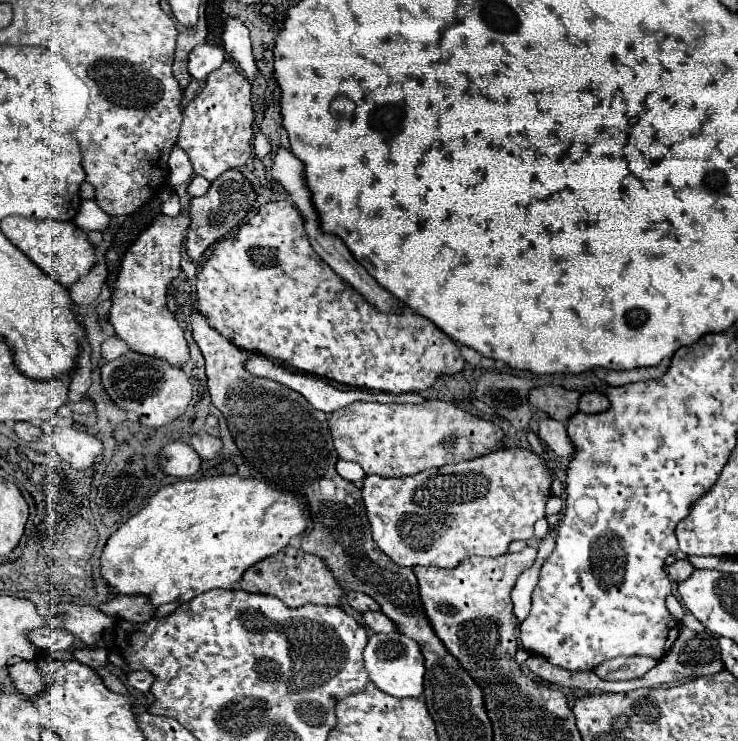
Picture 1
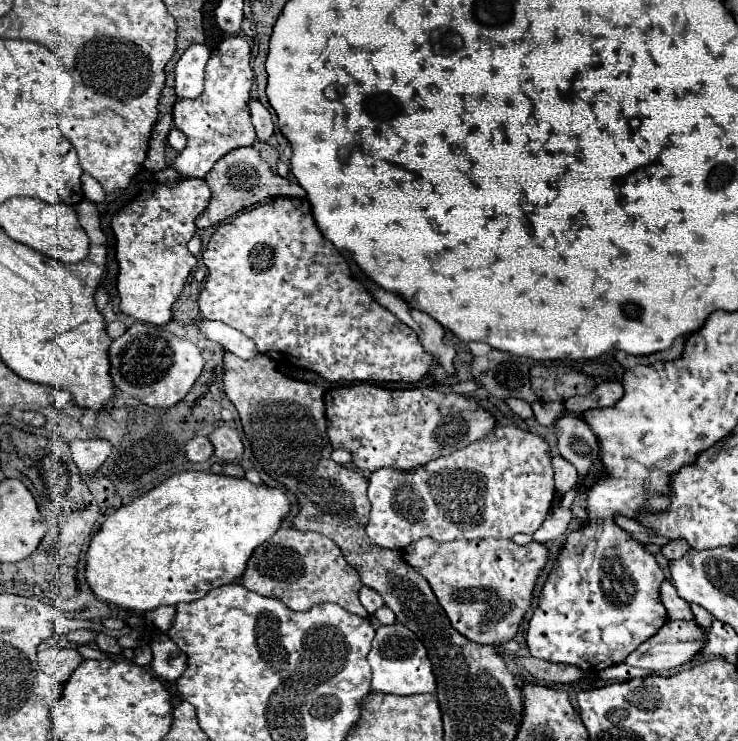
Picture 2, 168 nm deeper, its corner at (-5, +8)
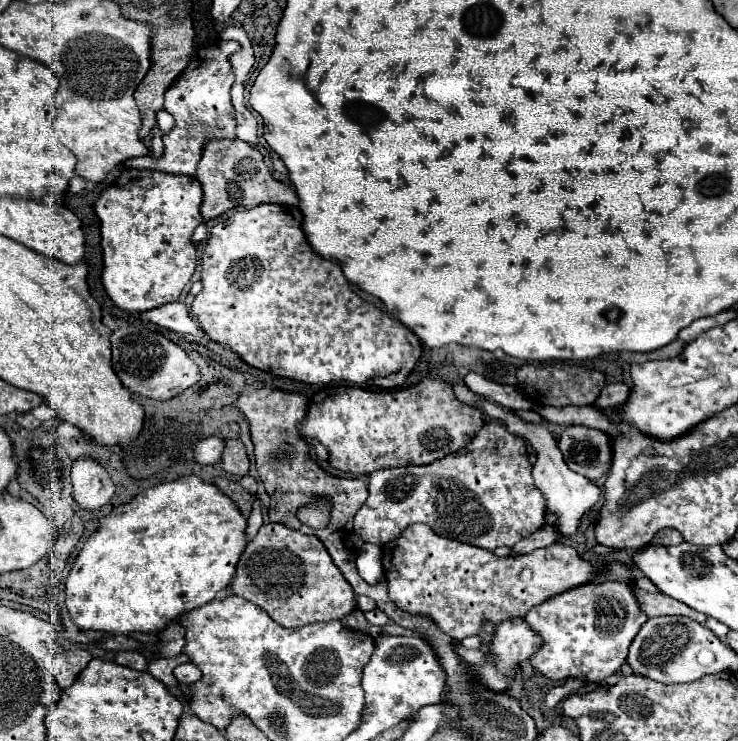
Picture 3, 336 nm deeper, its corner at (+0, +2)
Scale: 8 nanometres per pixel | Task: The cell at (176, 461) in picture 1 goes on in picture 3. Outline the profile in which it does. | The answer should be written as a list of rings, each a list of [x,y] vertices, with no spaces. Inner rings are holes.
[[[208,437],[196,445],[194,459],[202,465],[218,463],[222,459],[222,451],[224,451],[224,439],[222,437]]]

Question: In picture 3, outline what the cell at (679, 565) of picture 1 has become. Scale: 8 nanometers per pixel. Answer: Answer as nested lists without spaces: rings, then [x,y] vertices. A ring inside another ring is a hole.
[[[666,529],[666,531],[660,531],[658,535],[654,535],[654,539],[652,539],[652,543],[654,545],[664,545],[664,547],[670,547],[670,545],[680,545],[684,539],[682,539],[682,535],[678,533],[678,531],[674,531],[674,529]]]

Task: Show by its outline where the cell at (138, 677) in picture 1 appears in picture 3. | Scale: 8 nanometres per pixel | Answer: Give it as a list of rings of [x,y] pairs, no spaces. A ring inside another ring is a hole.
[[[186,663],[174,669],[174,677],[182,683],[182,685],[192,685],[196,681],[202,679],[202,671],[194,665],[194,663]]]

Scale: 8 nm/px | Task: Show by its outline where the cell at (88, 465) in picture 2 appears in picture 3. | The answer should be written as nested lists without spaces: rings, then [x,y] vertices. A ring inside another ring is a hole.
[[[88,457],[76,459],[72,465],[72,497],[74,501],[86,509],[94,511],[112,501],[116,487],[106,473],[106,469]]]

